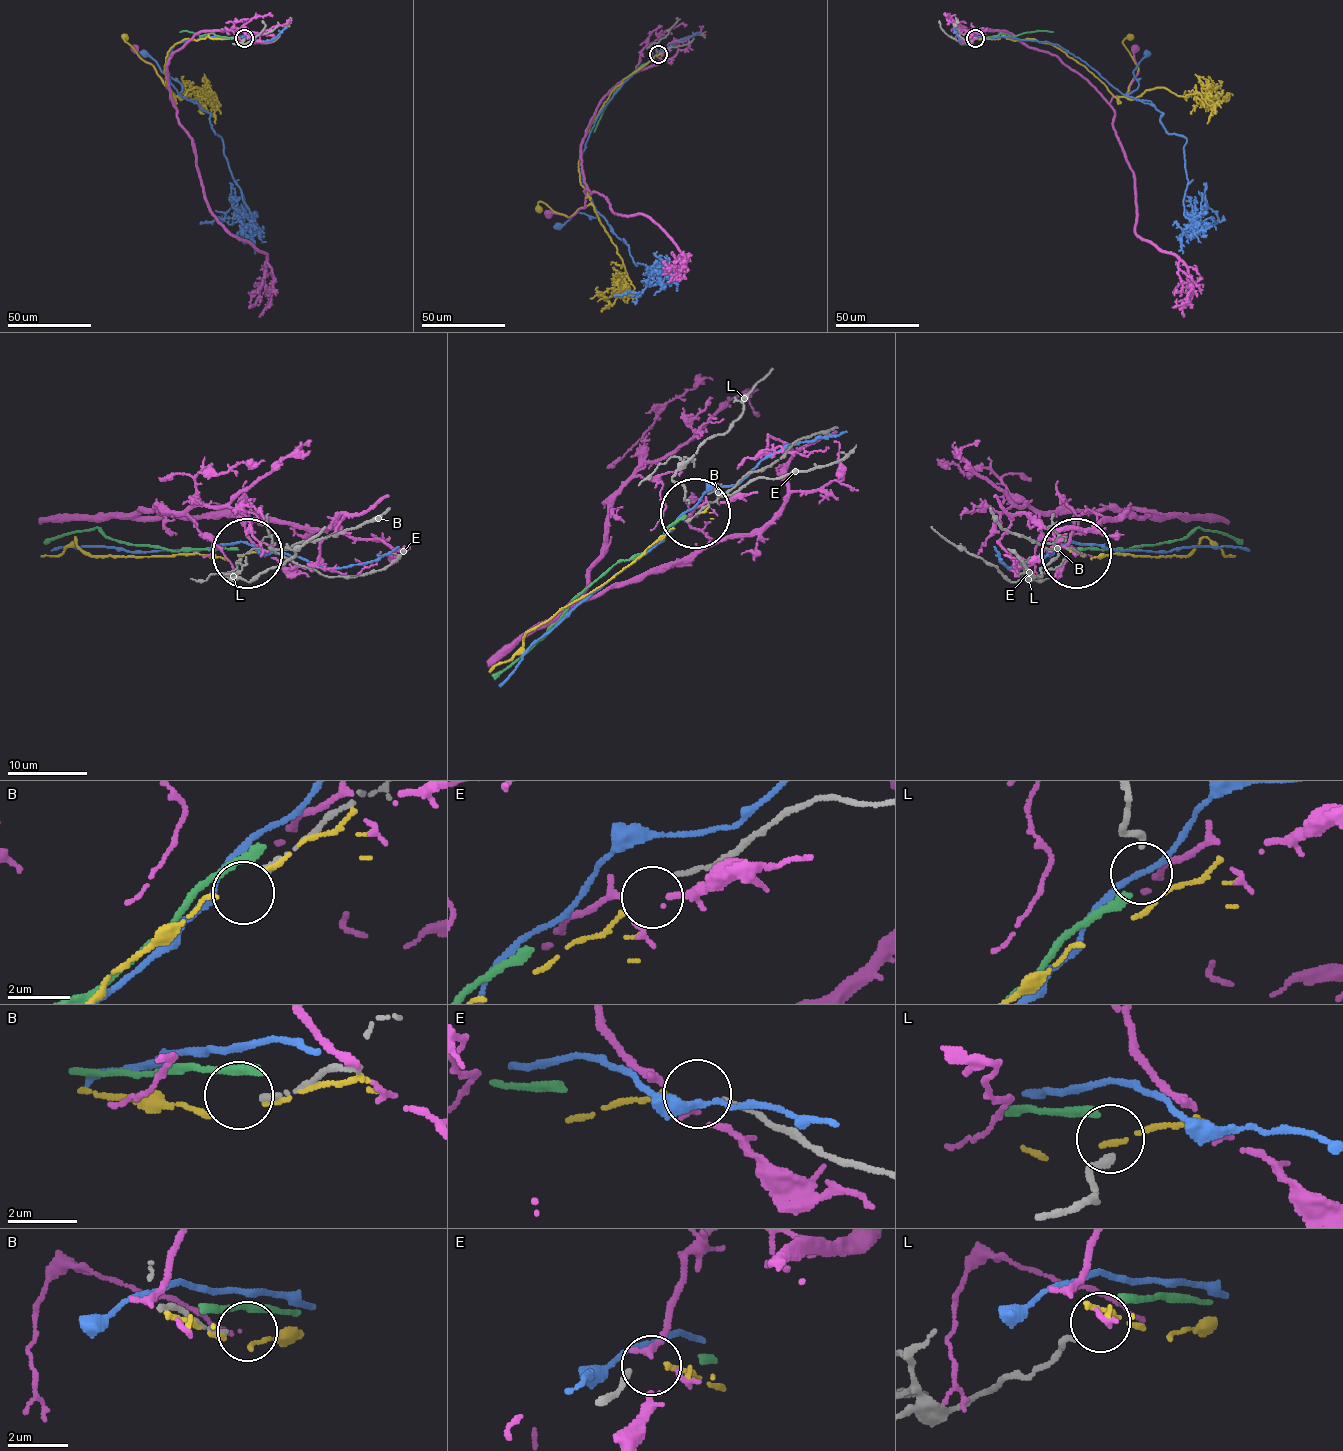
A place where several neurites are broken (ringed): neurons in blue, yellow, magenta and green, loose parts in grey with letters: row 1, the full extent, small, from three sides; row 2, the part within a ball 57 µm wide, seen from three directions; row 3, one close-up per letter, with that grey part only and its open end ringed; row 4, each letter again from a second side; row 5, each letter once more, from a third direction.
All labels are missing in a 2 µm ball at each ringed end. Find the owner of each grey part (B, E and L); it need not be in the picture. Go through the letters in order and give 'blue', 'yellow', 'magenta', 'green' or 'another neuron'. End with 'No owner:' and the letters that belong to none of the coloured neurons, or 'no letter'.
B: another neuron
E: yellow
L: green
No owner: B

